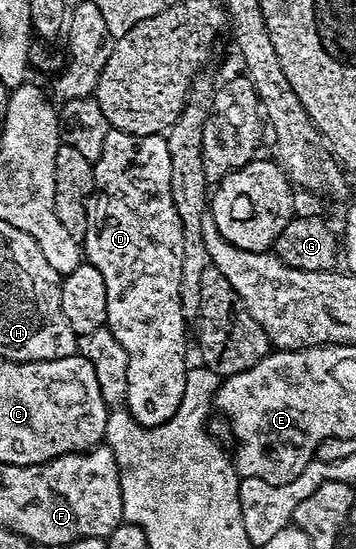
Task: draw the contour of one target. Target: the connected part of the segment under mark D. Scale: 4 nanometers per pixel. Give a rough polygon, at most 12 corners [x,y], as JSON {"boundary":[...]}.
{"boundary":[[109,128],[82,242],[153,429],[188,382],[167,136]]}

